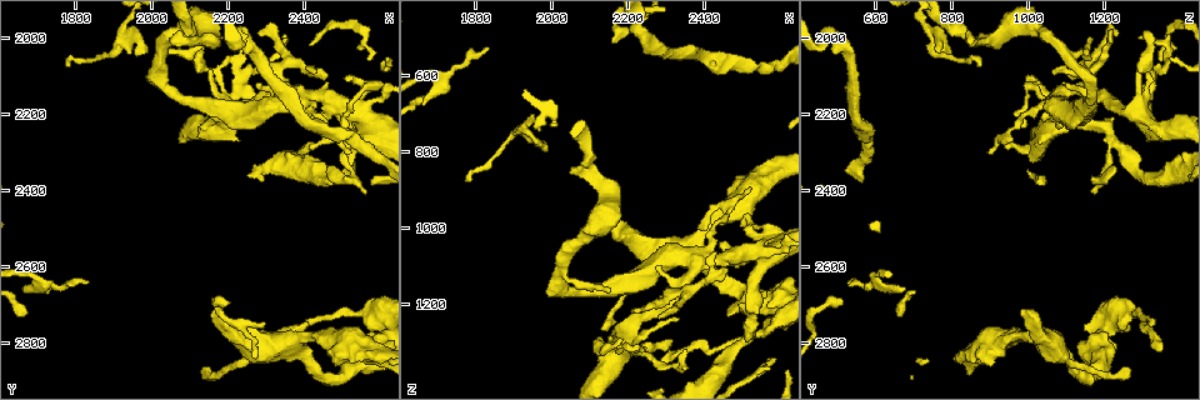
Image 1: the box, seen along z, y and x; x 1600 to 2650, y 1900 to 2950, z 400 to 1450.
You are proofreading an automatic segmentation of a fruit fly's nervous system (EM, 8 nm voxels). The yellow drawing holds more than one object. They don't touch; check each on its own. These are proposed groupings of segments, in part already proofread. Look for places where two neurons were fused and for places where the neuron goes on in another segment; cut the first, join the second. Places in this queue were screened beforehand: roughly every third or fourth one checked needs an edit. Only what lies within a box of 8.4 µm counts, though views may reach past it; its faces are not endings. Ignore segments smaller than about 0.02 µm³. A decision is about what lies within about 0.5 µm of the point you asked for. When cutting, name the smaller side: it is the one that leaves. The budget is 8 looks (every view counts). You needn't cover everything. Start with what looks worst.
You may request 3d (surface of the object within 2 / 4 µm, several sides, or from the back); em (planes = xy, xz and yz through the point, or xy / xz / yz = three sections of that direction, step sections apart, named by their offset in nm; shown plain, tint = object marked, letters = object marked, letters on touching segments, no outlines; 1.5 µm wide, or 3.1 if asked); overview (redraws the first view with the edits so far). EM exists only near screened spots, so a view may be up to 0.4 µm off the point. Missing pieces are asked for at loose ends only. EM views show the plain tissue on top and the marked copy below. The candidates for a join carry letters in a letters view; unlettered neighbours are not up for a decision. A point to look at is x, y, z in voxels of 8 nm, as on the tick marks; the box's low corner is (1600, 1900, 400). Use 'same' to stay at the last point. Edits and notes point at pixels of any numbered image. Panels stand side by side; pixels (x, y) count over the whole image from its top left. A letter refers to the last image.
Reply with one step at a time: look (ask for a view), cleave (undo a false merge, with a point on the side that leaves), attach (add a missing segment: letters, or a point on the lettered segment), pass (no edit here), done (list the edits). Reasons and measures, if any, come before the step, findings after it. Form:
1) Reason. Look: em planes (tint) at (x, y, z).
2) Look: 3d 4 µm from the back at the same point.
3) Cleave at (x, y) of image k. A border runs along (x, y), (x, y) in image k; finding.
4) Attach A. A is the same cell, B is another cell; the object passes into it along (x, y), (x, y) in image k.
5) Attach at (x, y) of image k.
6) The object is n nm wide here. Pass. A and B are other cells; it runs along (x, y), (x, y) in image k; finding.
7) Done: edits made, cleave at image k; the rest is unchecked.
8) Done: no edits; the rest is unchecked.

Long arm stops here. Look: em xy step 4 (letters) at (2285, 2825, 1355).

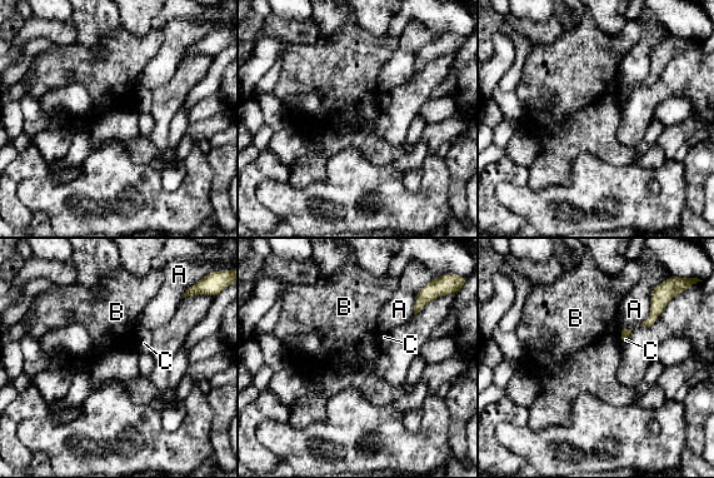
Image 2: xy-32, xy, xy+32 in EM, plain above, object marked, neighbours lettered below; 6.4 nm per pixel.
Cut it another way. Look: em xz step 8 (letters) at the same point.

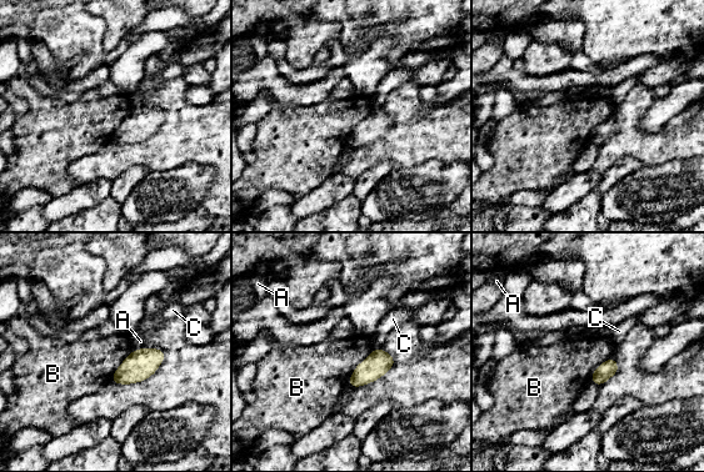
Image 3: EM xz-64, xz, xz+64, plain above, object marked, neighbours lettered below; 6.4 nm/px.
The object is 110 nm wide here; the longest contact is with B, 300 nm. Pass. A, B and C are other cells; none of them fits.

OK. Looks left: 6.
Look: em xy step 4 (letters) at (2565, 2730, 1260).

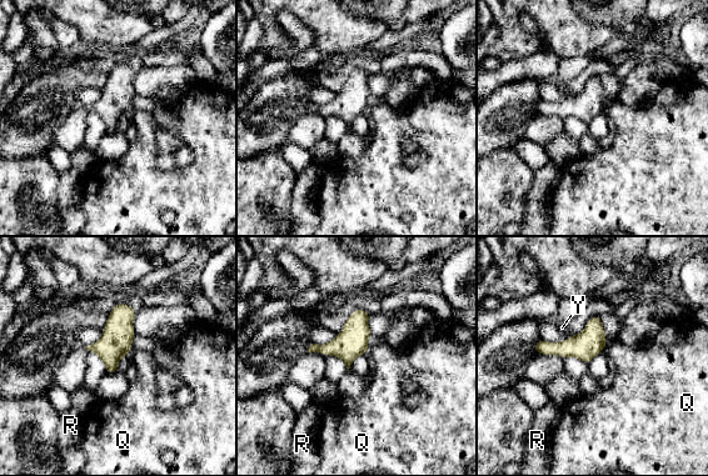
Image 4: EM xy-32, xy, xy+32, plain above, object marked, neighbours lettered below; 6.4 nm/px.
The longest contact is with Q, 50 nm. Pass. Q, R and Y are other cells; a border runs along (607, 342), (604, 349) in image 4; all the same neuron.

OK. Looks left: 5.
Free end. Look: 3d 2 µm at (2175, 2710, 990).

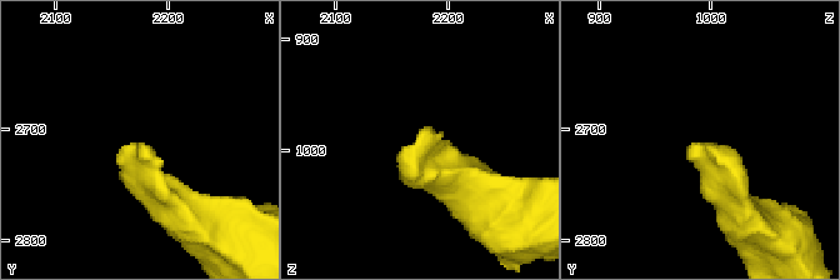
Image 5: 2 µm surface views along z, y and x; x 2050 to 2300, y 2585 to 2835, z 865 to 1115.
Look: em xy step 8 (letters) at (2174, 2712, 998).

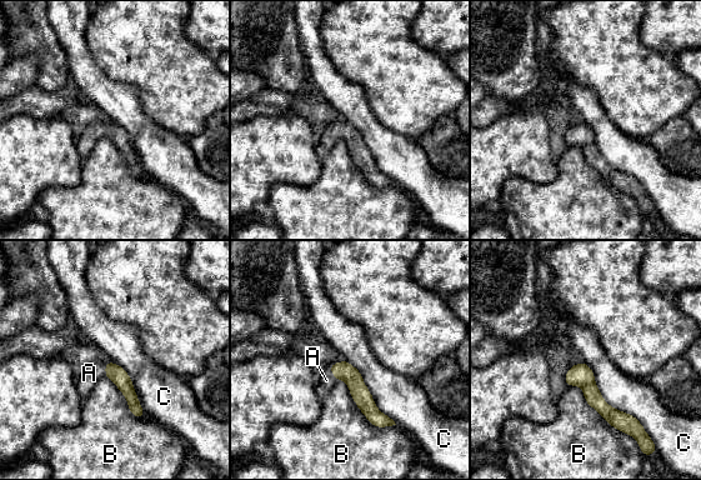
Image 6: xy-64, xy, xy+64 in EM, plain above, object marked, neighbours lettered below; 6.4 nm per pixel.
Attach A. A is the same cell, B and C are other cells; the object passes into it along (115, 373), (105, 369), (89, 373) in image 6; it goes on there.

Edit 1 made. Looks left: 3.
Done: edits made, attach at image 6; the rest is unchecked.

